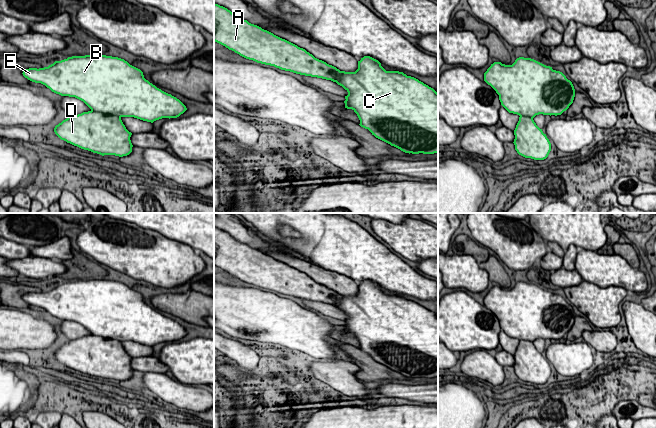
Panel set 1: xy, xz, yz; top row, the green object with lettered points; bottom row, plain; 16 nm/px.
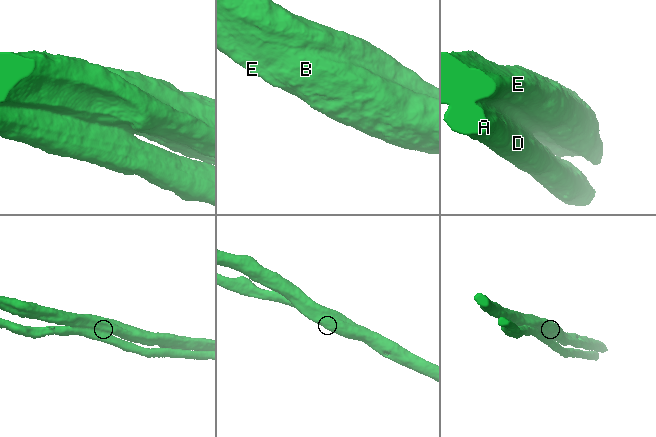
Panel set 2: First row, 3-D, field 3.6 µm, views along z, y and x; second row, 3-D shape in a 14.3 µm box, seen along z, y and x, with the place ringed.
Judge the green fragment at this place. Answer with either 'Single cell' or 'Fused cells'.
Fused cells

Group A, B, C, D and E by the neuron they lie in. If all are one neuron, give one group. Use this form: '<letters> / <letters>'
A D / B C E

